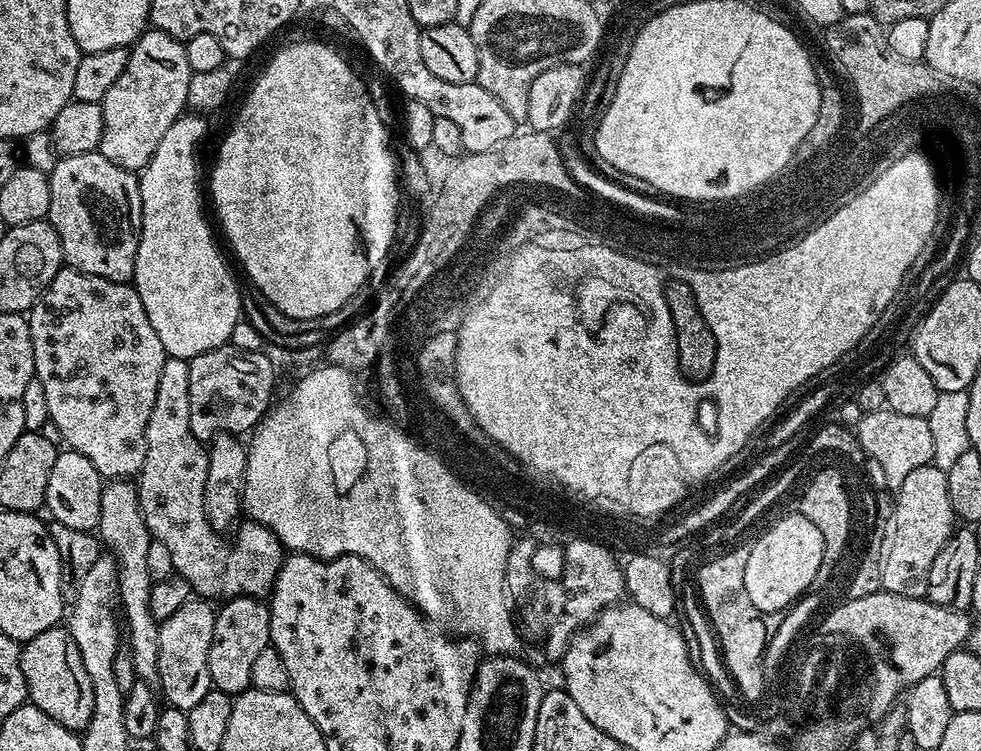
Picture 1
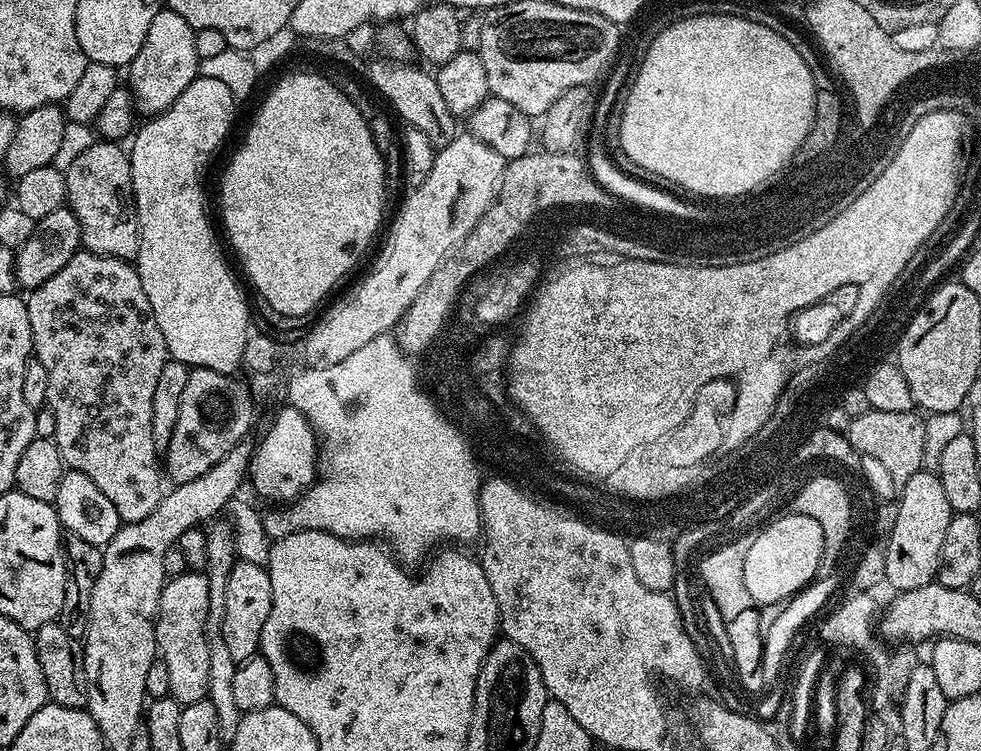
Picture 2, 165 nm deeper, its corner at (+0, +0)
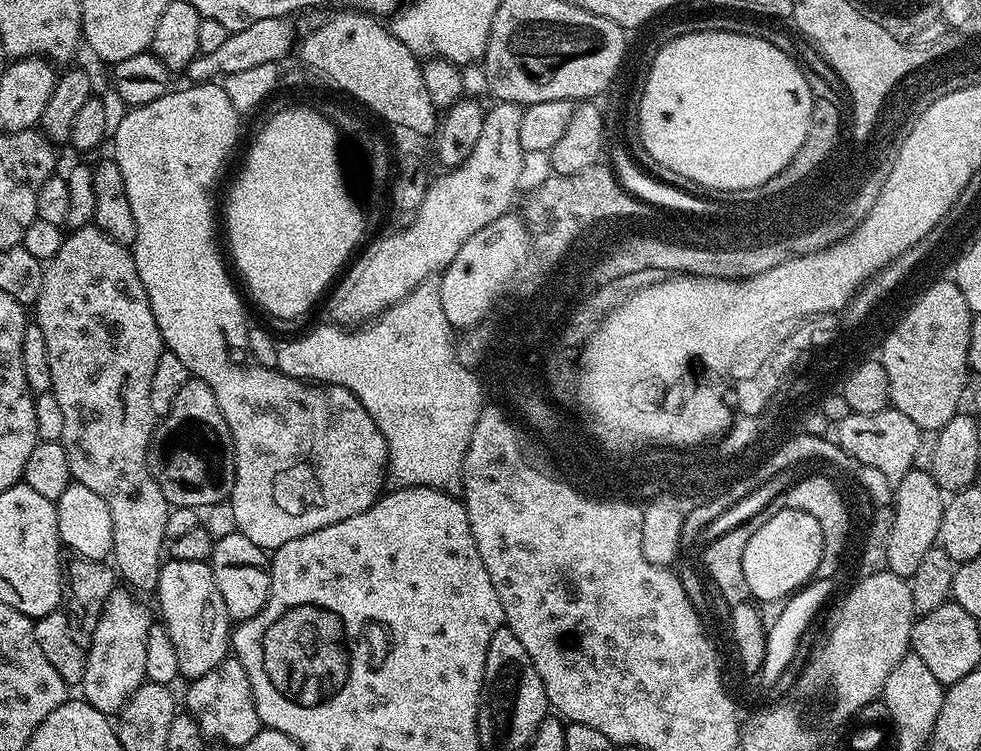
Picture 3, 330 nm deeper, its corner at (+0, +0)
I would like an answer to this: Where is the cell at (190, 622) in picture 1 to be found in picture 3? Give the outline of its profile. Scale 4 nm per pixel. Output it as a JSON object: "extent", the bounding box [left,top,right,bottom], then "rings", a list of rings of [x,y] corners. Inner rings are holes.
{"extent":[154,559,230,681],"rings":[[[165,559],[160,566],[154,599],[160,603],[159,619],[170,634],[170,642],[174,642],[178,670],[180,676],[186,678],[185,681],[202,678],[202,674],[214,670],[218,662],[226,659],[230,652],[230,621],[226,602],[222,602],[222,594],[218,594],[209,561],[178,562]]]}

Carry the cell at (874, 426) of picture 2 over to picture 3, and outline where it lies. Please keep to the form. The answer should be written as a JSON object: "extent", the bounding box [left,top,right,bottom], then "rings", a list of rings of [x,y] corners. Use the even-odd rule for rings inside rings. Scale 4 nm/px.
{"extent":[834,406,921,486],"rings":[[[891,406],[878,410],[878,414],[858,414],[851,412],[846,418],[835,421],[834,440],[840,445],[846,454],[850,454],[865,469],[873,468],[884,480],[889,480],[889,485],[894,486],[913,468],[914,454],[918,451],[921,429],[906,418],[906,414],[899,412],[897,408]]]}

